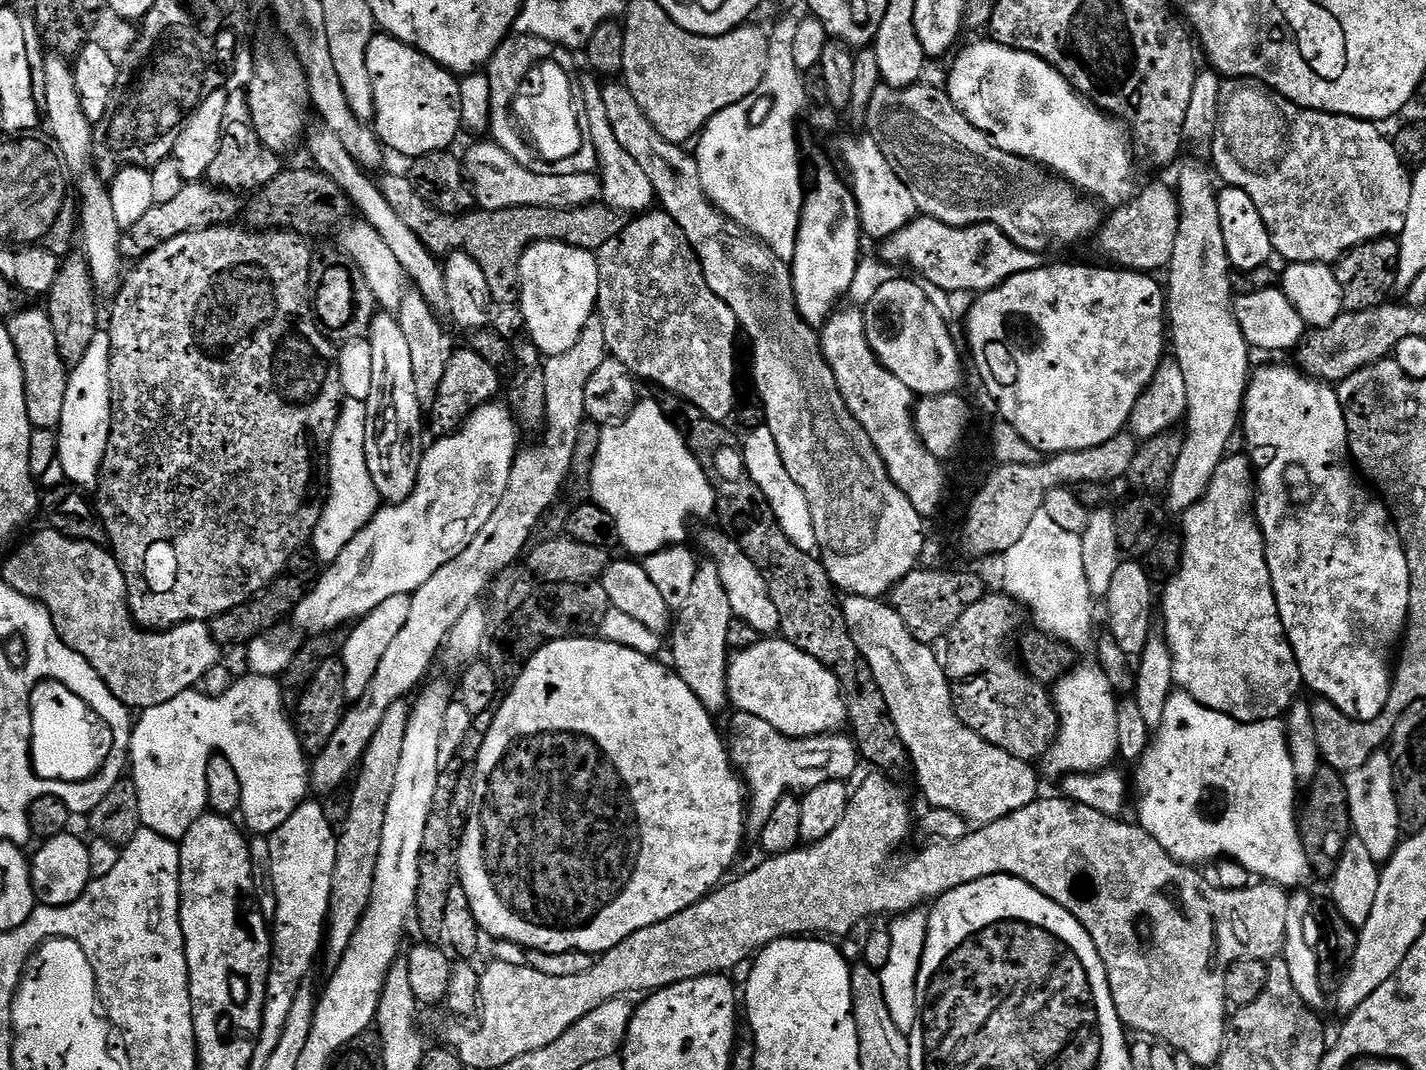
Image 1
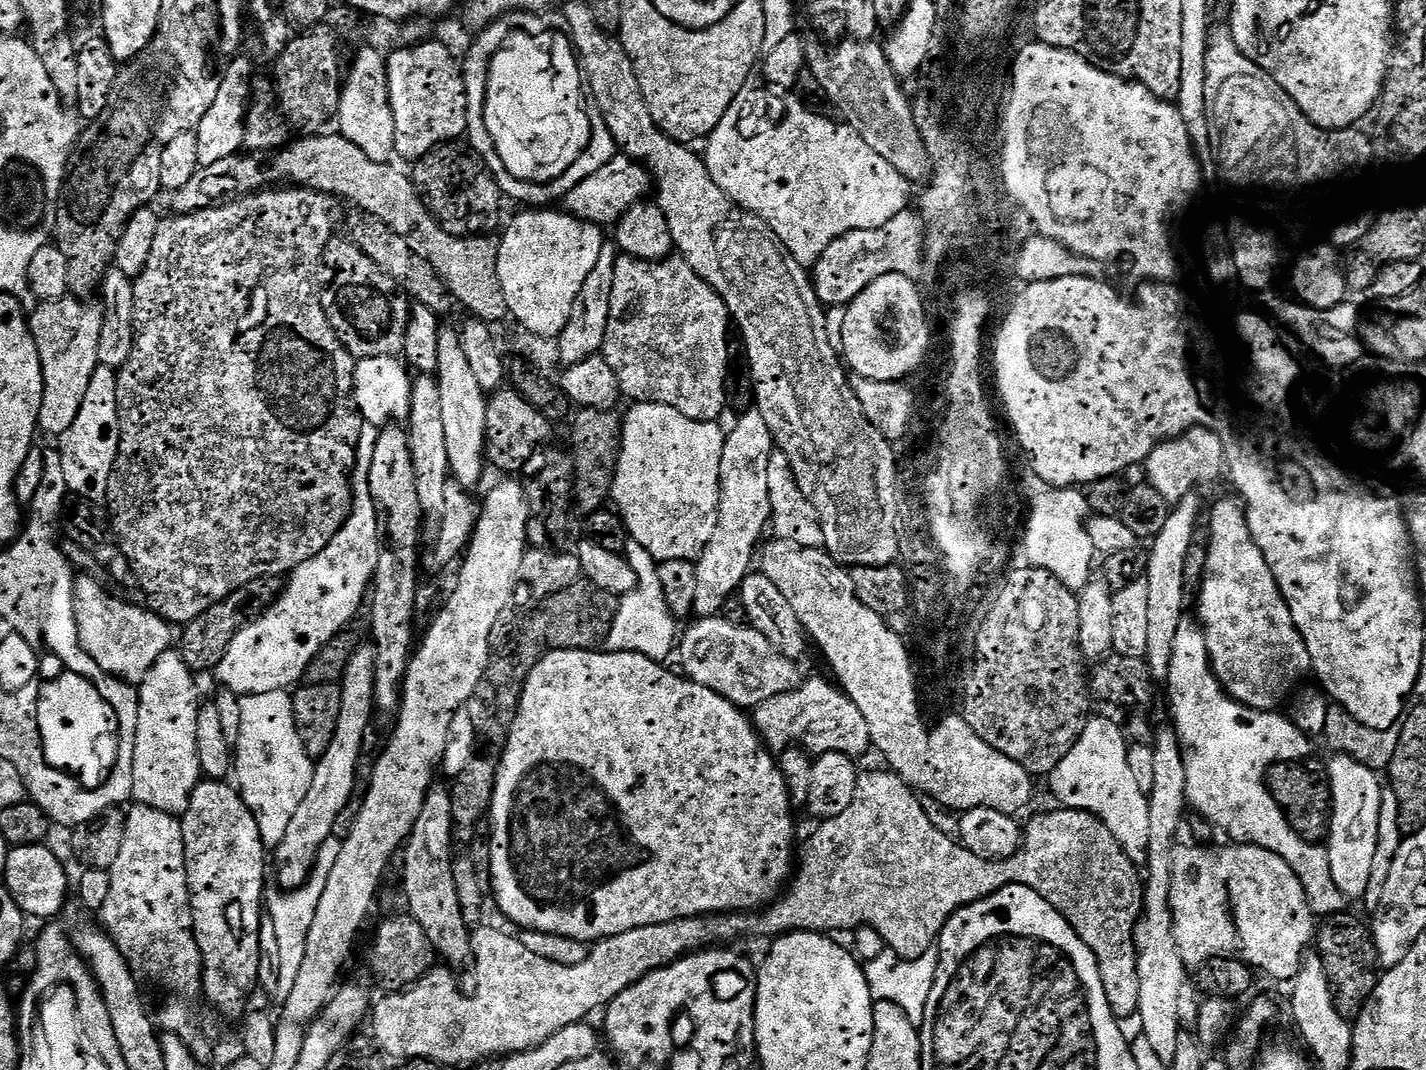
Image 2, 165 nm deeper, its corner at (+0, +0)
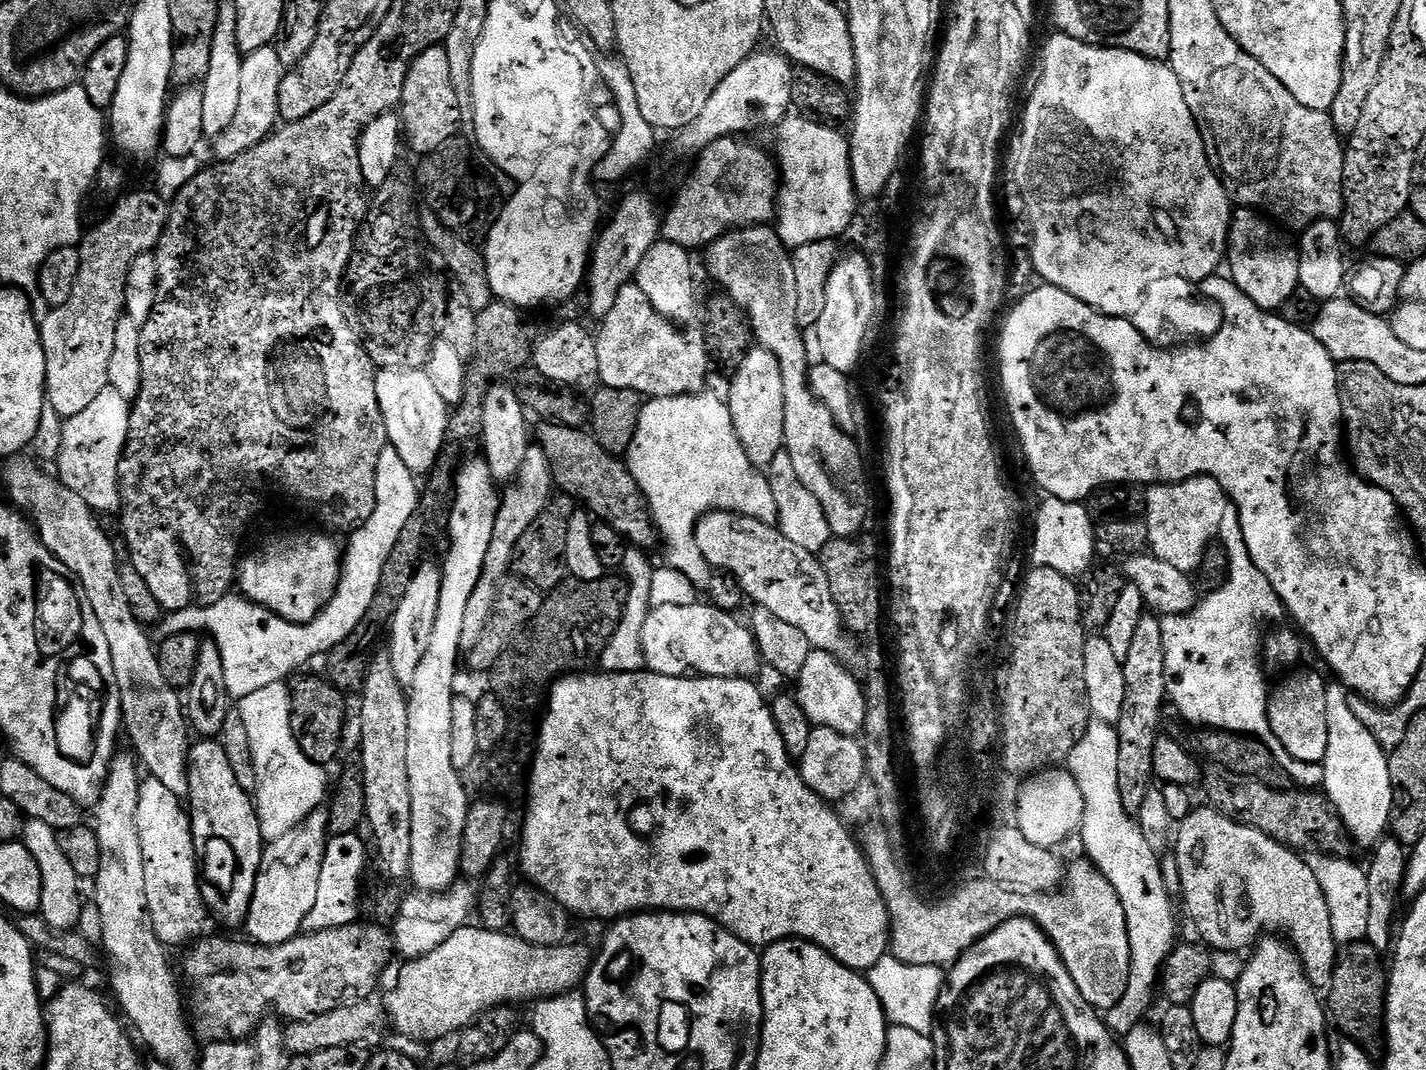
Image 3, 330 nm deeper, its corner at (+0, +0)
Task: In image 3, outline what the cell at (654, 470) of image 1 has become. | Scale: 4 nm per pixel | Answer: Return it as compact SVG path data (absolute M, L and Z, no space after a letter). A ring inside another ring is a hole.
M693 394L648 400L640 409L638 426L634 430L634 442L630 442L626 453L630 474L634 482L638 482L647 511L652 513L652 523L656 526L662 544L664 540L664 548L668 551L668 564L673 568L657 567L653 571L650 589L651 609L662 606L692 606L699 601L700 596L697 596L693 584L685 576L704 578L710 572L706 558L702 558L702 550L698 550L696 541L694 525L701 516L715 510L735 512L741 516L761 520L764 524L777 523L776 503L767 475L757 465L752 464L746 450L742 450L742 442L738 442L738 434L734 430L727 403L721 397L719 400L716 396L708 395Z

